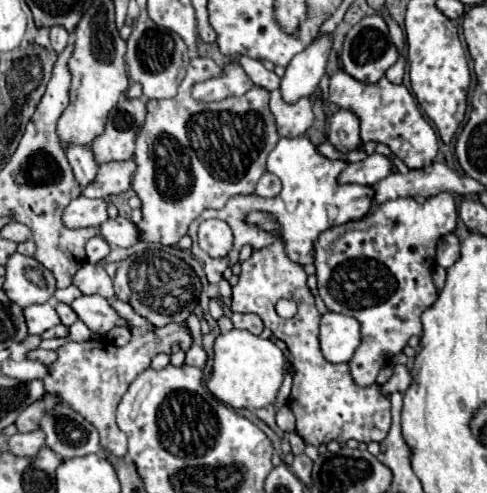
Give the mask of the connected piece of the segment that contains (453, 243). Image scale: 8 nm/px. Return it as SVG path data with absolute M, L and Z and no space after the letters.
M446 234L438 242L436 264L442 268L450 268L460 258L460 240L456 234Z

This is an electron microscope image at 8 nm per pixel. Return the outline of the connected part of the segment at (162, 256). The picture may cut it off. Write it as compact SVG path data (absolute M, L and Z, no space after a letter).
M144 250L118 262L114 276L114 292L118 300L128 302L142 318L154 326L166 326L170 322L184 322L196 308L202 292L202 282L196 272L182 260L164 250Z

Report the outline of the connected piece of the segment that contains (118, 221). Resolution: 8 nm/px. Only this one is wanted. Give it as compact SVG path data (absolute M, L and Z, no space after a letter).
M108 218L102 226L100 226L100 236L112 246L134 246L140 240L140 230L138 226L128 220L128 218Z

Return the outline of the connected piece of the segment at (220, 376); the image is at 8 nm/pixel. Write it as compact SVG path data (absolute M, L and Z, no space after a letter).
M230 330L216 338L214 344L214 368L208 380L208 390L226 406L240 408L266 408L274 404L284 380L284 354L272 342L254 336L248 330Z

